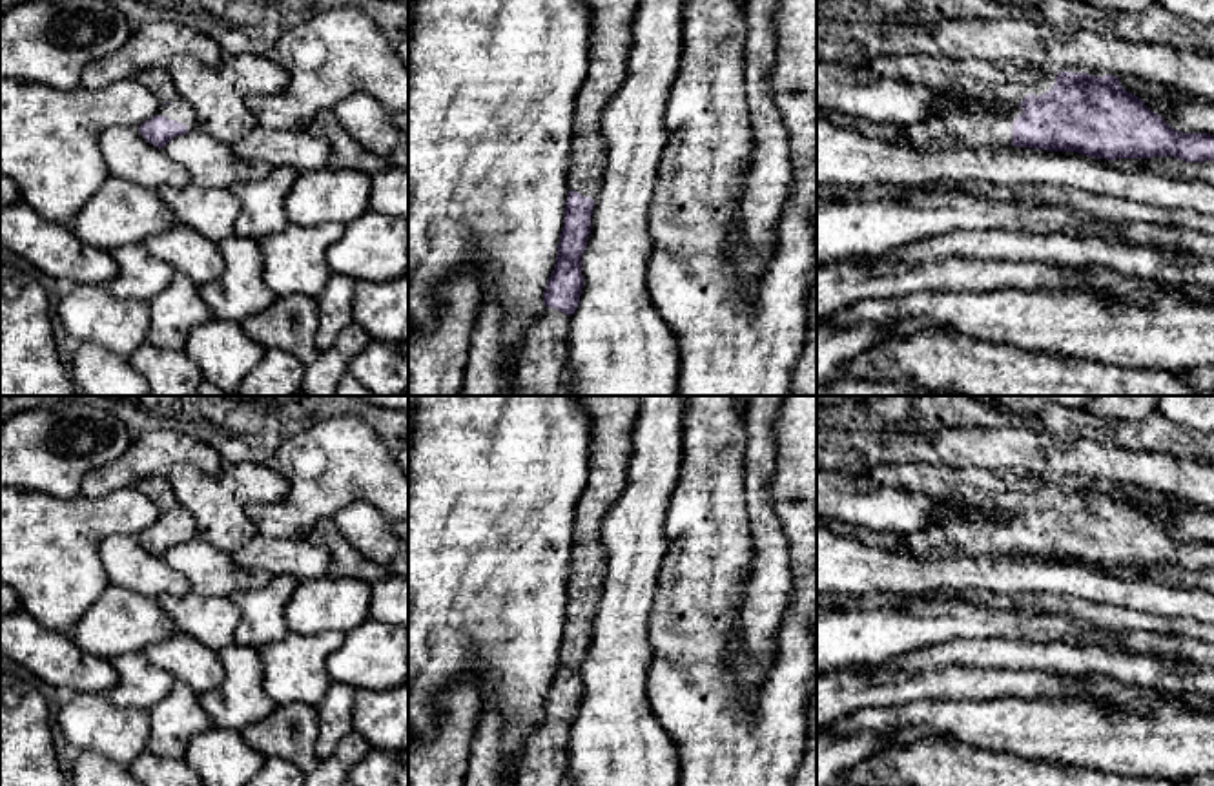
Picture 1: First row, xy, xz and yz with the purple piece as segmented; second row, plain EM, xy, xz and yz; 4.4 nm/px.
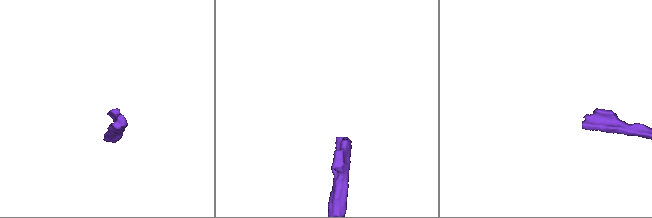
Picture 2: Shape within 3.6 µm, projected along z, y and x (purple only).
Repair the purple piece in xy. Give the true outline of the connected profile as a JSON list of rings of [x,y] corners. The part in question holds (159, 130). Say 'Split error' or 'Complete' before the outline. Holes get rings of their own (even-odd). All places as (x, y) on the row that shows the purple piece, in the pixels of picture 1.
Split error. [[[184,98],[164,102],[157,113],[139,126],[142,139],[157,148],[164,148],[173,137],[197,129],[197,117]]]

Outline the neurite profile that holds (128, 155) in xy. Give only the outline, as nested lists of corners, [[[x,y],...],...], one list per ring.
[[[111,126],[100,133],[98,146],[109,177],[149,190],[182,190],[191,184],[186,168],[171,160],[162,148],[146,142],[139,128]]]

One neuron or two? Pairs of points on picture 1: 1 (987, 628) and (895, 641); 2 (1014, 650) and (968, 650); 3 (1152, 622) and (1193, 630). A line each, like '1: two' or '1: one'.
1: one
2: one
3: one

